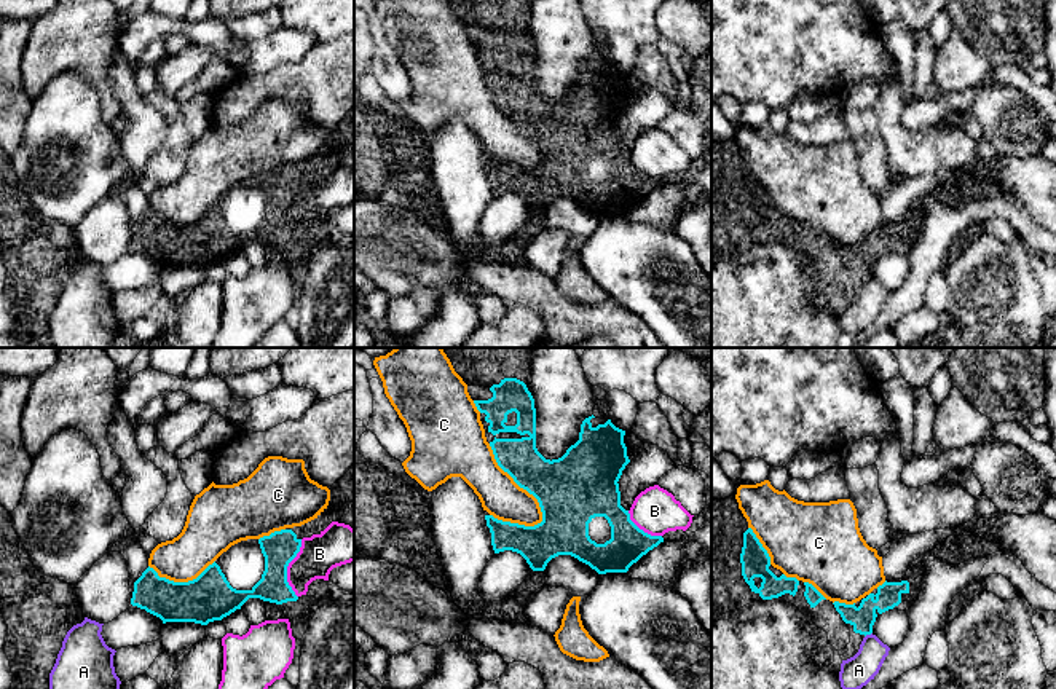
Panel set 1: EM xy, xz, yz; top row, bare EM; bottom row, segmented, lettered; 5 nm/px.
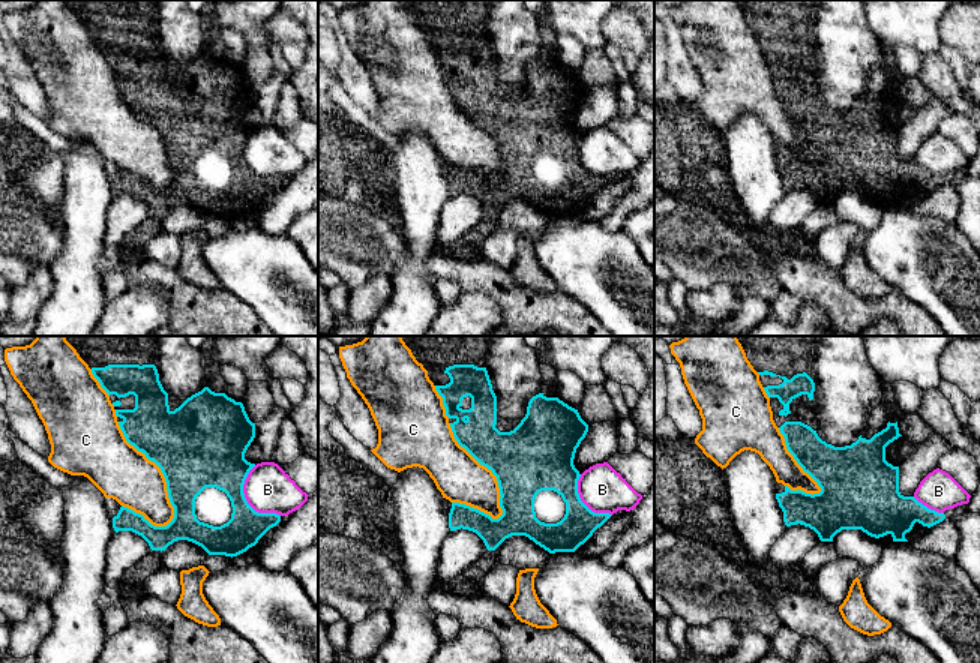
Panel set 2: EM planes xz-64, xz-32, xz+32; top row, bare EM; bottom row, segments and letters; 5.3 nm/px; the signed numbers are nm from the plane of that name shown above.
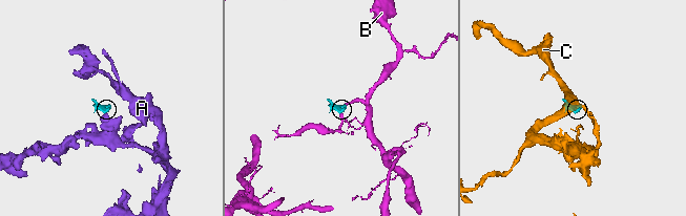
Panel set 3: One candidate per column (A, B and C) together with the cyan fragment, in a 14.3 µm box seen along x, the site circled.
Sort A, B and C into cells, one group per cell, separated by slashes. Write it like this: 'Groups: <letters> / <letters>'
Groups: A / B / C

